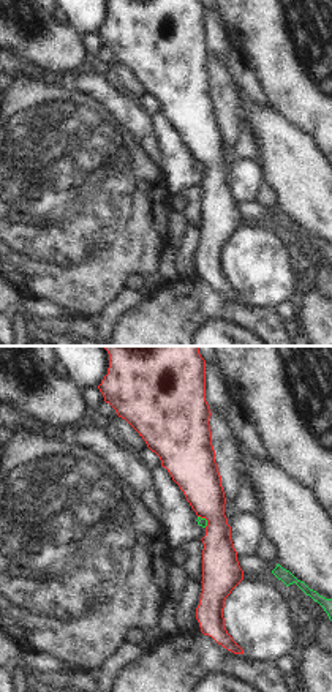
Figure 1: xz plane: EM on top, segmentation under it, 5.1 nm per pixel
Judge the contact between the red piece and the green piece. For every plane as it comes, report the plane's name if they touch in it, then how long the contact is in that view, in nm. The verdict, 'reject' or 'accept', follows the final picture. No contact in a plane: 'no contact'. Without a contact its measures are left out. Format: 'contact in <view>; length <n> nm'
contact in xz; length 80 nm

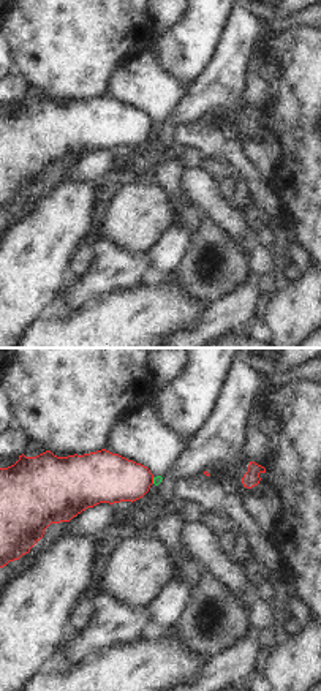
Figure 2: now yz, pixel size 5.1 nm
contact in yz; length 30 nm

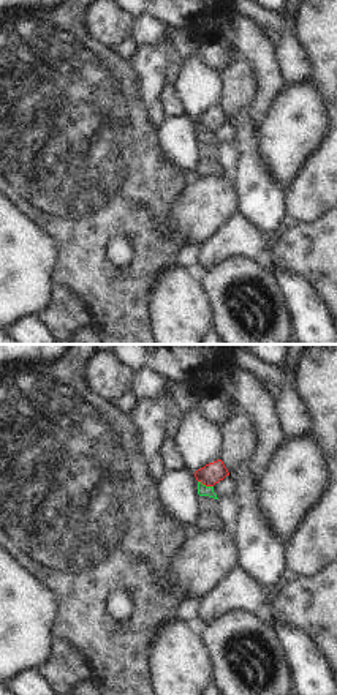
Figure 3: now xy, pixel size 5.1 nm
contact in xy; length 90 nm

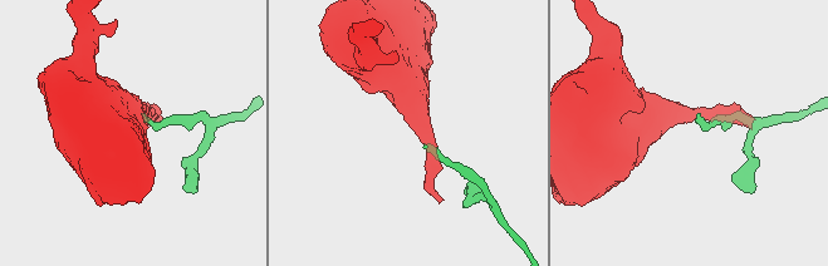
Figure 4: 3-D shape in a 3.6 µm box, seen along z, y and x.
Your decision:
reject

